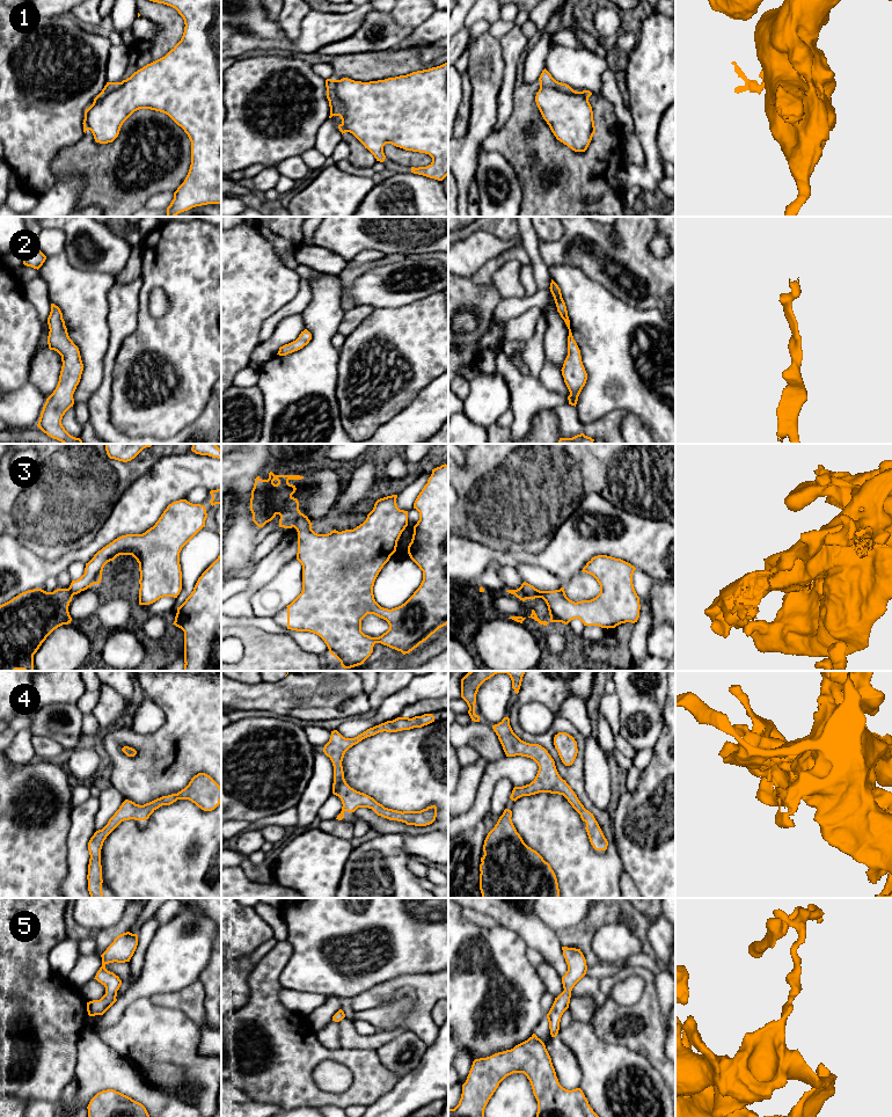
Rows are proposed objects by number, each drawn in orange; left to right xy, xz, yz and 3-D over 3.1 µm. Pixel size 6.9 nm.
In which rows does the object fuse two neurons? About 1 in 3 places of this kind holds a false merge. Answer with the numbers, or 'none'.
1, 3

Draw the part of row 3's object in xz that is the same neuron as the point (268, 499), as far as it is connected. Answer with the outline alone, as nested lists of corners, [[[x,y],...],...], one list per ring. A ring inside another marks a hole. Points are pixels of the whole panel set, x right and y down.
[[[269,473],[268,480],[262,480],[259,476],[255,479],[255,484],[251,490],[250,511],[253,513],[253,521],[261,528],[266,523],[271,521],[277,514],[280,516],[279,527],[292,528],[300,516],[299,502],[292,495],[297,488],[290,484],[290,480],[301,480],[300,475],[275,475]]]

